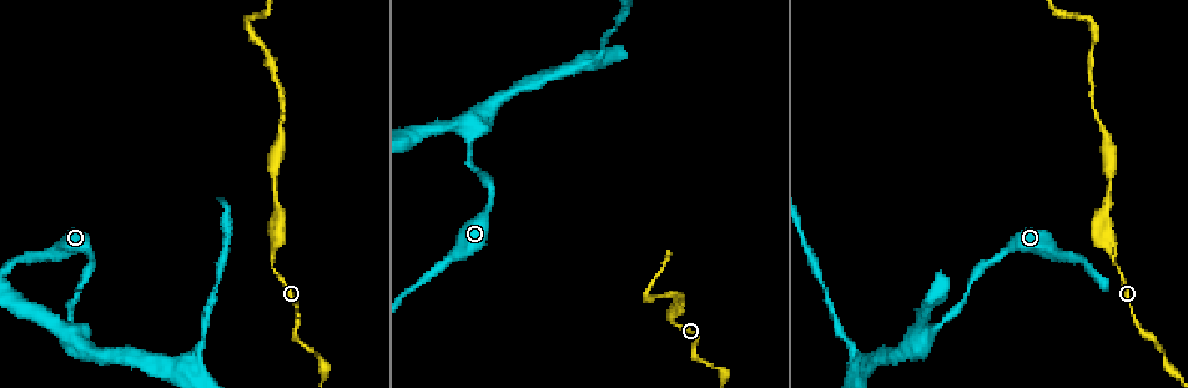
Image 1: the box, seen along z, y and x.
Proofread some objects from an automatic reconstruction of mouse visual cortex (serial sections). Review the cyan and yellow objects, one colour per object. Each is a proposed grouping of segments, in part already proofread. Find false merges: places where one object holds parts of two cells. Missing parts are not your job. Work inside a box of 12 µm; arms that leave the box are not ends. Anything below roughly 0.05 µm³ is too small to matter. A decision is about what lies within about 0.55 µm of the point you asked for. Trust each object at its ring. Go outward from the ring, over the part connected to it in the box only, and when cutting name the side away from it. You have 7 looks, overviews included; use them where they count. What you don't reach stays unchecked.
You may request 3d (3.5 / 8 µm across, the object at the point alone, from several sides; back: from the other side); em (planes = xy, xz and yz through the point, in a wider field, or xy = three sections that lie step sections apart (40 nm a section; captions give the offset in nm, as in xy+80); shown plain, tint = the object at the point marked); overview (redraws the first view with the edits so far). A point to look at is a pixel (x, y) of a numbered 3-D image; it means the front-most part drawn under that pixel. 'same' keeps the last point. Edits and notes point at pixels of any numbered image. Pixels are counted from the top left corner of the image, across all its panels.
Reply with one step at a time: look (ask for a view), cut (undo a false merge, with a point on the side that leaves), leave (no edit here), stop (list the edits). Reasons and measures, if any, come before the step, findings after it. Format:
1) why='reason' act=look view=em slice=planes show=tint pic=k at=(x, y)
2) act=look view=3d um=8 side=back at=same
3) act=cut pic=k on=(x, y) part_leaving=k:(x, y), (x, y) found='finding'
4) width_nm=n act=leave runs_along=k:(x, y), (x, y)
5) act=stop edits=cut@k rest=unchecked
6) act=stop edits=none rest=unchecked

why='sudden change in width' act=look view=3d um=3.5 pic=1 at=(969, 281)

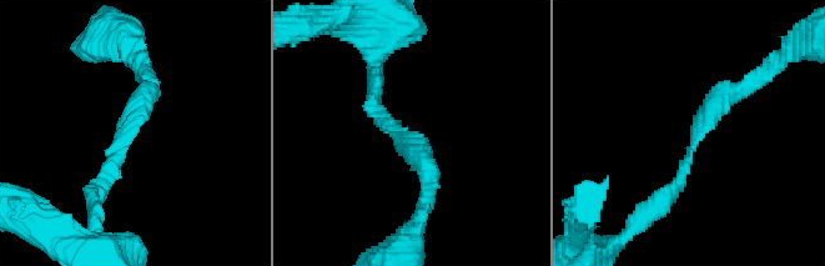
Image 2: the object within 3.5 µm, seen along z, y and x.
arm_widths_nm=200,250 why='need the tissue' act=look view=em slice=xy step=5 show=tint pic=2 at=(121, 139)

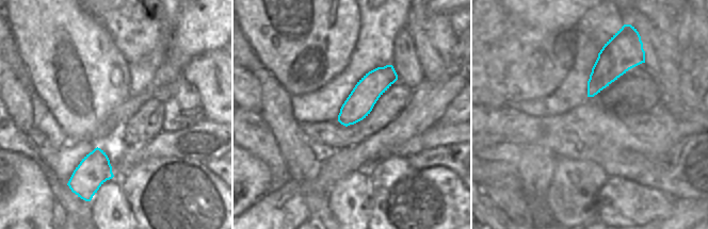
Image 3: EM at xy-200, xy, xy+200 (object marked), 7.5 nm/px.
act=leave found='continuous, no second cell'

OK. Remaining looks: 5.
act=look view=3d um=8 pic=1 at=(601, 50)

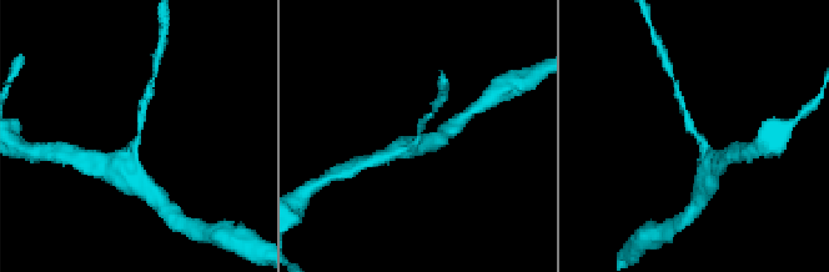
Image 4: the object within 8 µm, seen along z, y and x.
arm_widths_nm=200,300 why='now the EM' act=look view=em slice=xy step=3 show=tint pic=4 at=(694, 136)

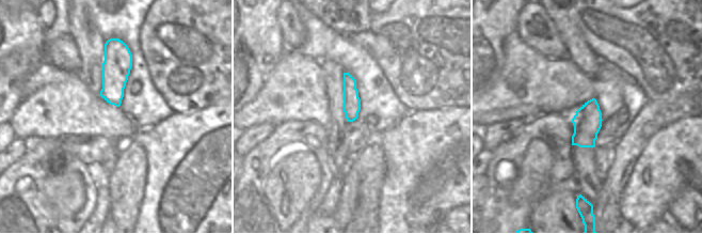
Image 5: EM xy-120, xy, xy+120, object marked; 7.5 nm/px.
act=leave runs_along=4:(708, 164), (682, 101) found='all the same cell'

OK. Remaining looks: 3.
why='thin neck' act=look view=3d um=8 pic=1 at=(661, 297)

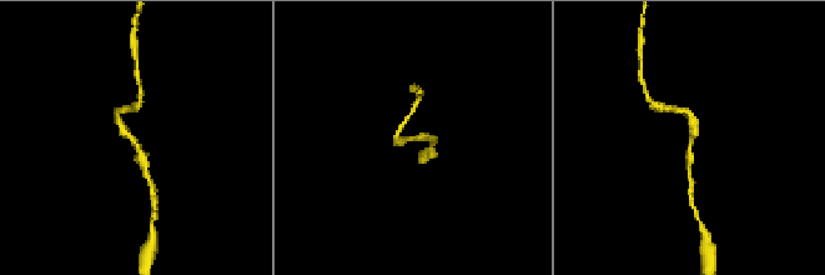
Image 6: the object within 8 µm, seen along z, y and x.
why='zoom in' act=look view=3d um=3.5 pic=6 at=(131, 138)

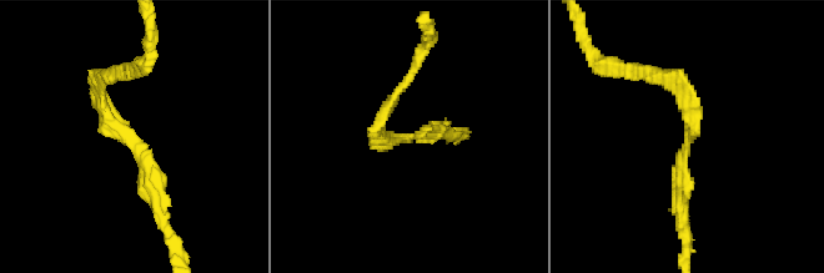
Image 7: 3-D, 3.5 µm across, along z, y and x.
arm_widths_nm=150,200 act=look view=em slice=xy step=3 show=tint pic=7 at=(692, 141)

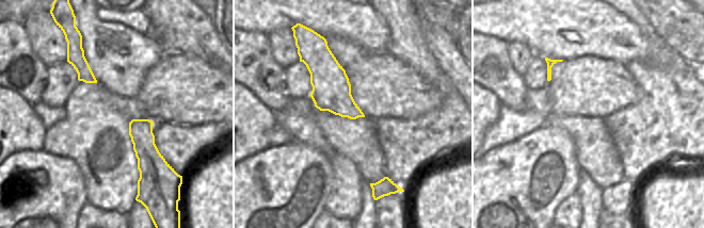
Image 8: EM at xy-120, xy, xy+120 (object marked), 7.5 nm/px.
act=leave found='all the same cell'

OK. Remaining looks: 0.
act=stop edits=none rest=unchecked

